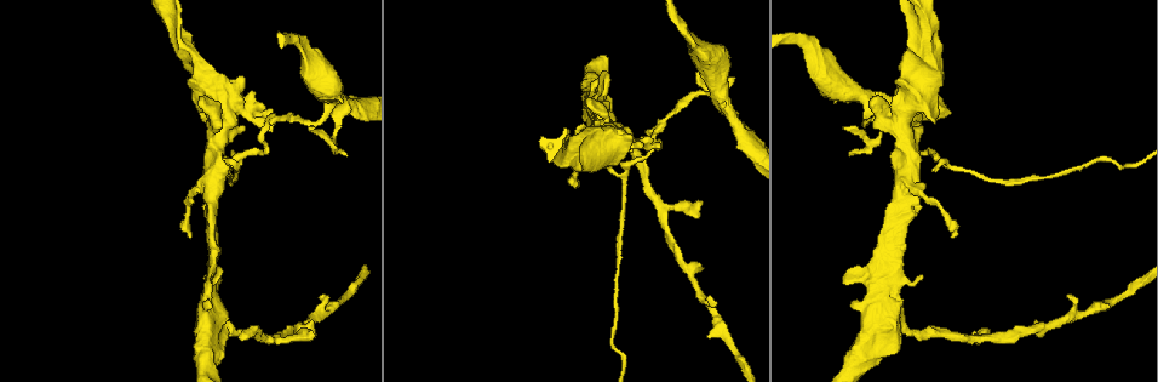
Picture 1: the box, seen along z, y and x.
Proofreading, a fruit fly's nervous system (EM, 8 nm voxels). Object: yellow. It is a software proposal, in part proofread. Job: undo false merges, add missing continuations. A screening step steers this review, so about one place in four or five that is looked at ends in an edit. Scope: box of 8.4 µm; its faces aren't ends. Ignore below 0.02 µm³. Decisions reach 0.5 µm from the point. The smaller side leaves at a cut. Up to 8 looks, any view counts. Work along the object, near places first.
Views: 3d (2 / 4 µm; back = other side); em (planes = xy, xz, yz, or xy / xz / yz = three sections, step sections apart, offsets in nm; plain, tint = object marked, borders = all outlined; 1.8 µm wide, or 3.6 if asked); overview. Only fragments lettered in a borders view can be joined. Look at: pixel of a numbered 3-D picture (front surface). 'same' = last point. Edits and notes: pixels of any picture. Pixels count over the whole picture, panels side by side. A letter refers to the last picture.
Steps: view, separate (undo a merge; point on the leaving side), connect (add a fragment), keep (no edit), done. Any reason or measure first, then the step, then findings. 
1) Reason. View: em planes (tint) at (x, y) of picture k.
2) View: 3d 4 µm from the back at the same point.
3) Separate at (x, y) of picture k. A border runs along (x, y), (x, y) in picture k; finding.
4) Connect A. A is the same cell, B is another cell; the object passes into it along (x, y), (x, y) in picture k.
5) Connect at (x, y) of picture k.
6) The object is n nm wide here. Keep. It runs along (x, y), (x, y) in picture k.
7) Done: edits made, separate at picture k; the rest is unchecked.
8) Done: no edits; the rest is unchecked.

Four or more arms meet. View: em xy step 4 (borders) at (214, 314) of picture 1.

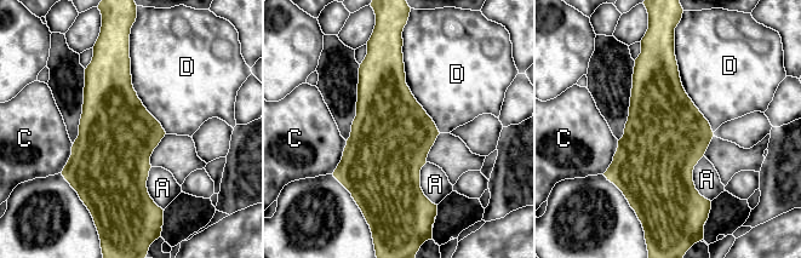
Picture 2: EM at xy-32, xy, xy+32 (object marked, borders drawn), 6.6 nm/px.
Keep. A, C and D are other cells; a border runs along (129, 45), (132, 87), (166, 133) in picture 2; continuous, no second neuron.

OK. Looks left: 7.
Small branch off a trunk. View: 3d 4 µm from the back at (864, 101) of picture 1.

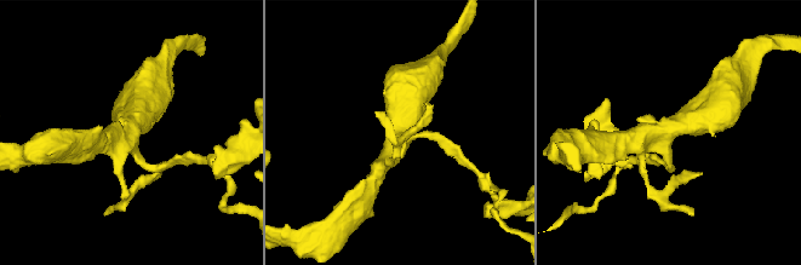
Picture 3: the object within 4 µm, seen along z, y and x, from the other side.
3 arms meet here; need the tissue. View: em xz step 8 (tint) at (396, 136) of picture 3.

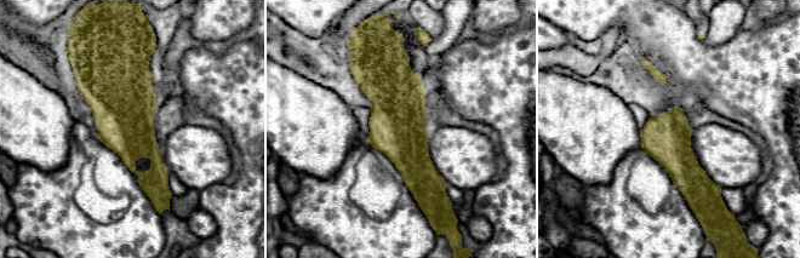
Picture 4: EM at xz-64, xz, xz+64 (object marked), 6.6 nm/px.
View: em planes (borders) at the same point.

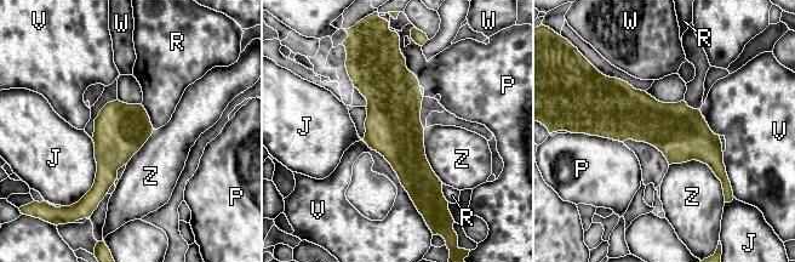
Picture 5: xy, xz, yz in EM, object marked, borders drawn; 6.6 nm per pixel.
Keep. J, P, R, V, W and Z are other cells; a border runs along (669, 164), (704, 163), (725, 195) in picture 5; continuous, no second neuron.

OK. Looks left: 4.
Free end. View: em yz step 8 (borders) at (988, 332) of picture 1.

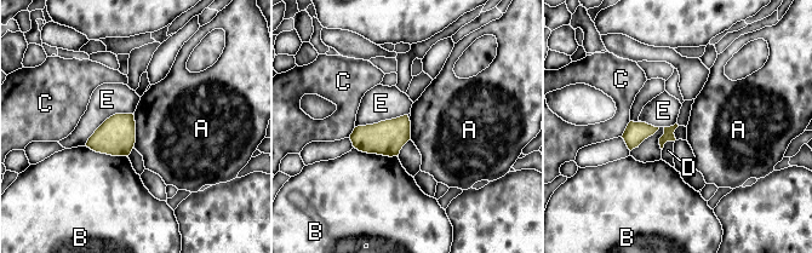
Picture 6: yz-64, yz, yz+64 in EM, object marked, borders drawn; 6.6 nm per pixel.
Keep. A, B, C, D and E are other cells; a border runs along (132, 114), (135, 121), (133, 147) in picture 6; no lettered fragment goes on from it.

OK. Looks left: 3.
Done: no edits; the rest is unchecked.

